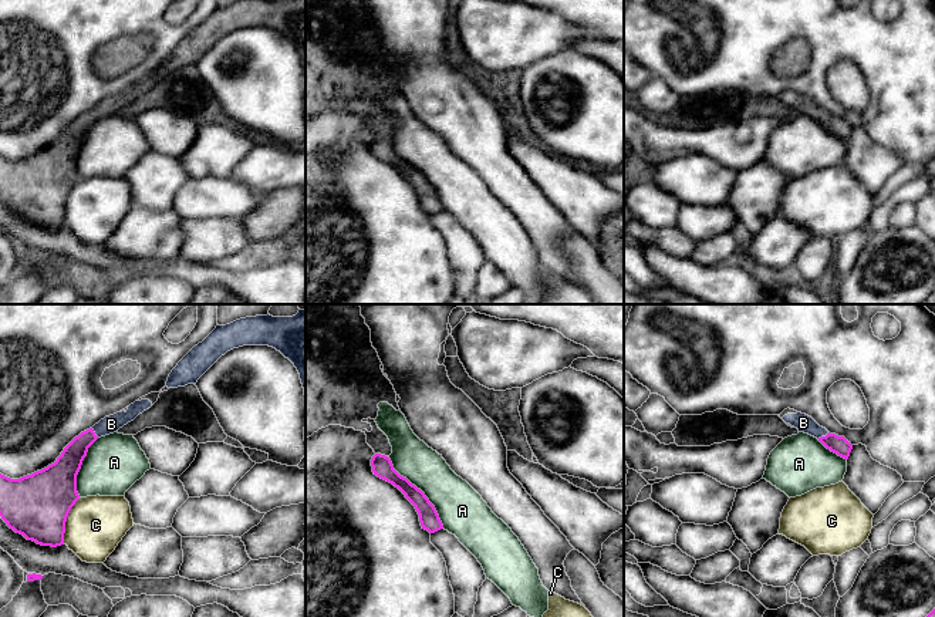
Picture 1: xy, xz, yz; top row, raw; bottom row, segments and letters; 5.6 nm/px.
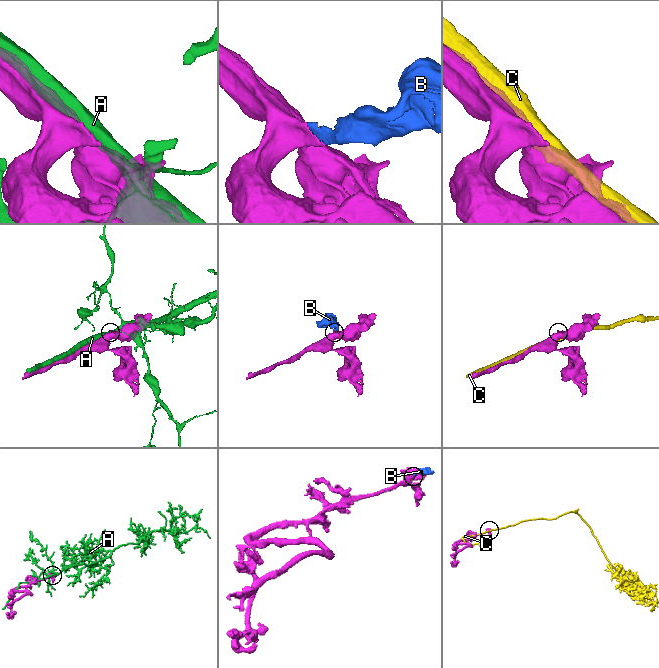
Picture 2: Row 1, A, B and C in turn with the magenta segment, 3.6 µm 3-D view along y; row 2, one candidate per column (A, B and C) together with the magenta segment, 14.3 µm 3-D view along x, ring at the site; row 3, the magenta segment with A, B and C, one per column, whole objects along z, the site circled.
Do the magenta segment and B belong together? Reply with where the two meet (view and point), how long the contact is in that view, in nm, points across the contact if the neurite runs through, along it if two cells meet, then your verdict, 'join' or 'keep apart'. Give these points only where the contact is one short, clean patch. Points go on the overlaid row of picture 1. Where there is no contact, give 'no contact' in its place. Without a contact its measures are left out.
yz (823, 437) | 80 nm | across yz (840, 445), (823, 437), (803, 422) | join

